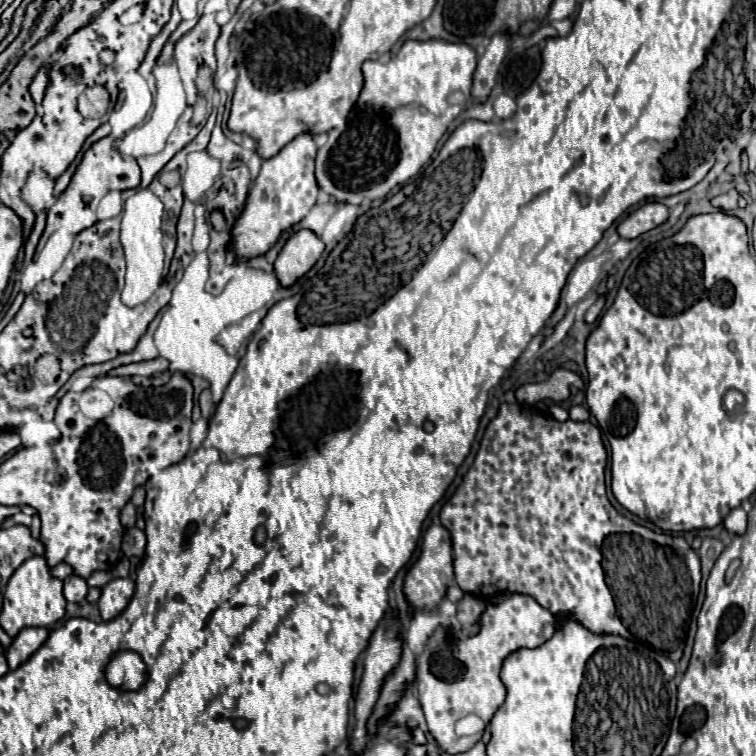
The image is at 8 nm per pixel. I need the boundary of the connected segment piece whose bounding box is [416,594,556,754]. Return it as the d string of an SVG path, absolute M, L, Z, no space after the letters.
M498 594L482 612L480 630L466 640L450 634L448 626L438 626L416 662L418 700L424 710L428 730L444 752L456 754L470 750L478 740L460 738L454 732L454 722L466 714L476 714L490 722L498 706L506 698L506 688L500 680L502 662L520 648L538 648L556 632L556 618L542 608L532 596Z

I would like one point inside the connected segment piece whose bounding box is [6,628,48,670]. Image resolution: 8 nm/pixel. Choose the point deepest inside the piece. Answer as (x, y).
(29, 640)

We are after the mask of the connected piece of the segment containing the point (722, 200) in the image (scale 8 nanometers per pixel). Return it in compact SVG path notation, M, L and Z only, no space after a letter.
M730 190L718 198L712 200L714 206L718 206L722 212L732 212L736 206L738 206L738 192L736 190Z

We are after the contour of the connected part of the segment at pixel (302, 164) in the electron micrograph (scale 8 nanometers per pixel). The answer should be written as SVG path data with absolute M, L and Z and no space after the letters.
M308 130L288 142L278 154L262 162L262 170L254 180L246 206L232 228L232 242L240 260L248 260L264 254L280 238L282 230L300 222L318 198L318 182L314 178L314 158L316 158L316 136Z

